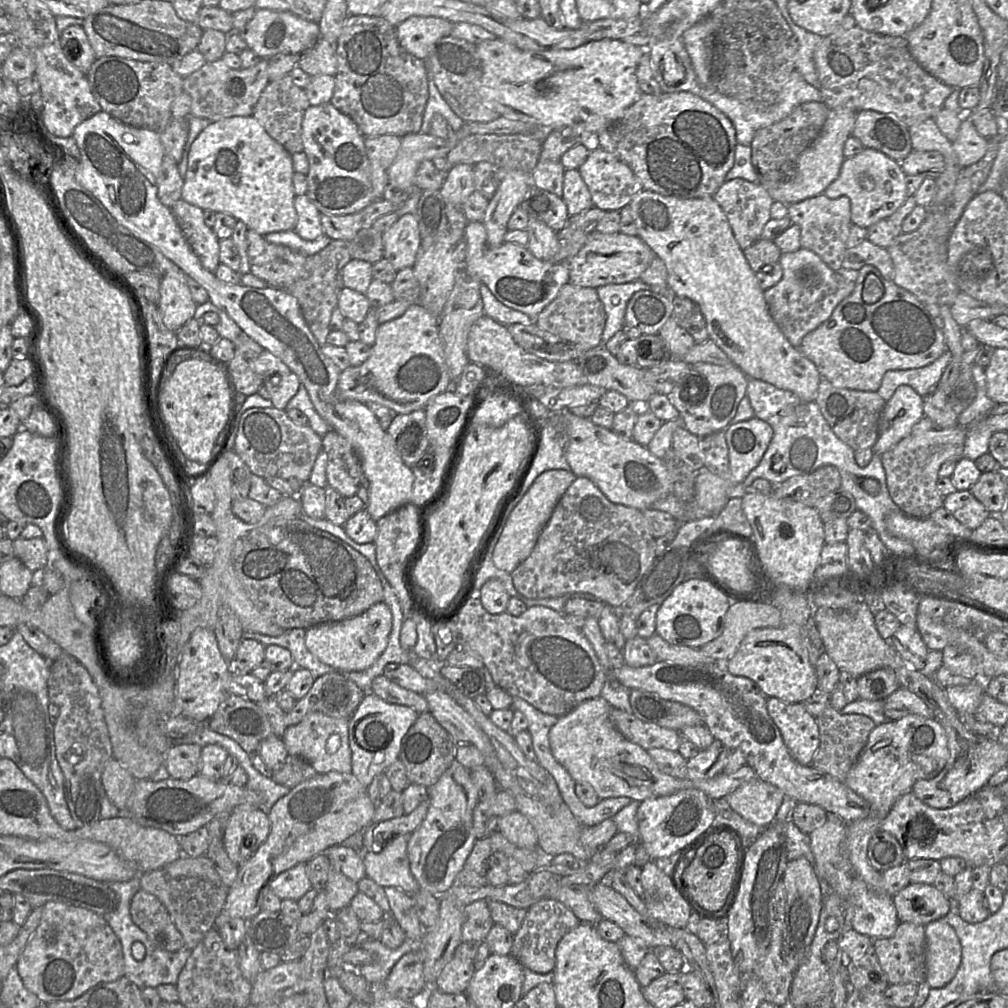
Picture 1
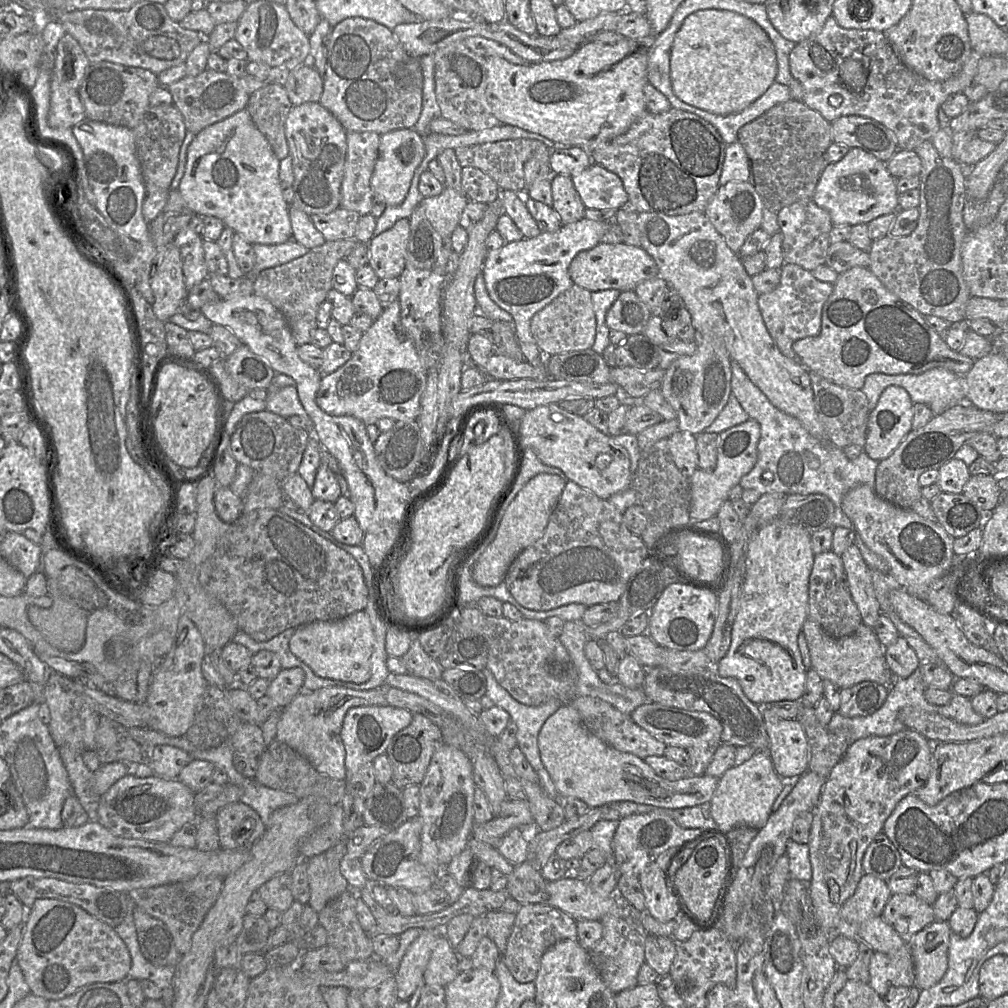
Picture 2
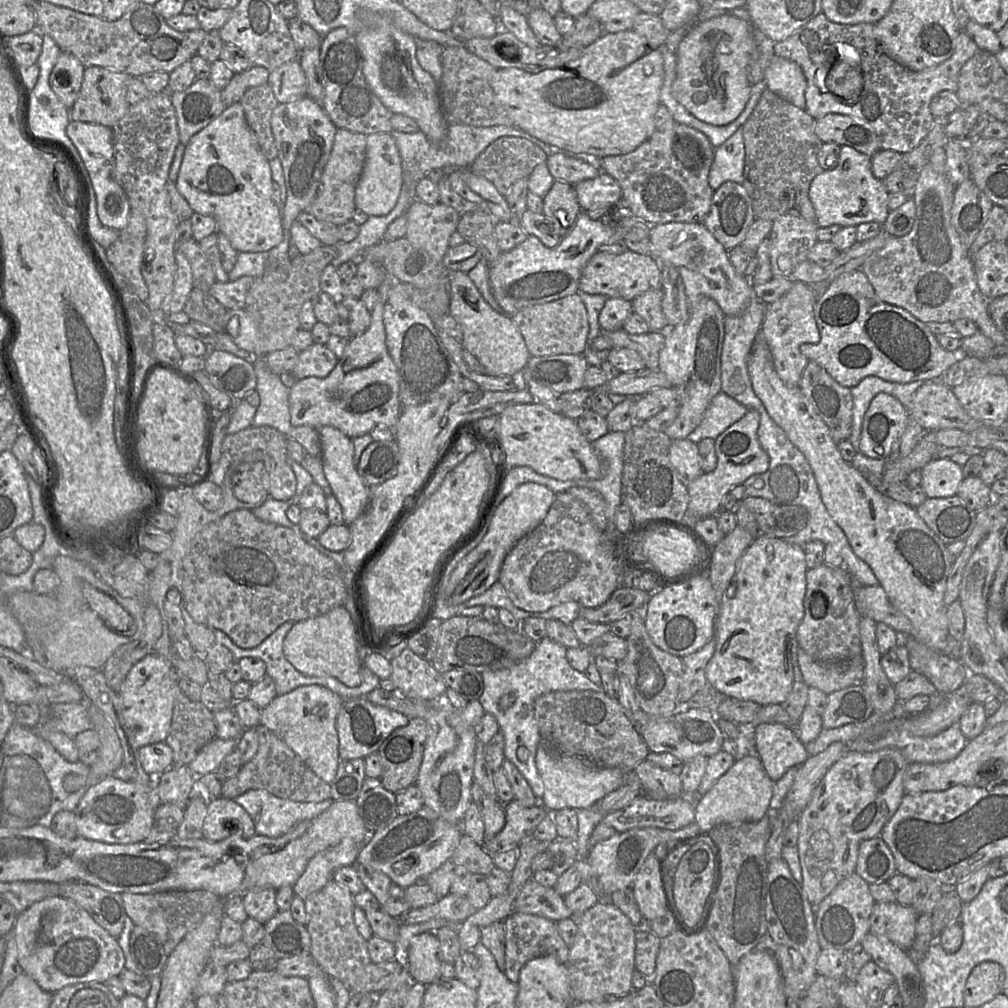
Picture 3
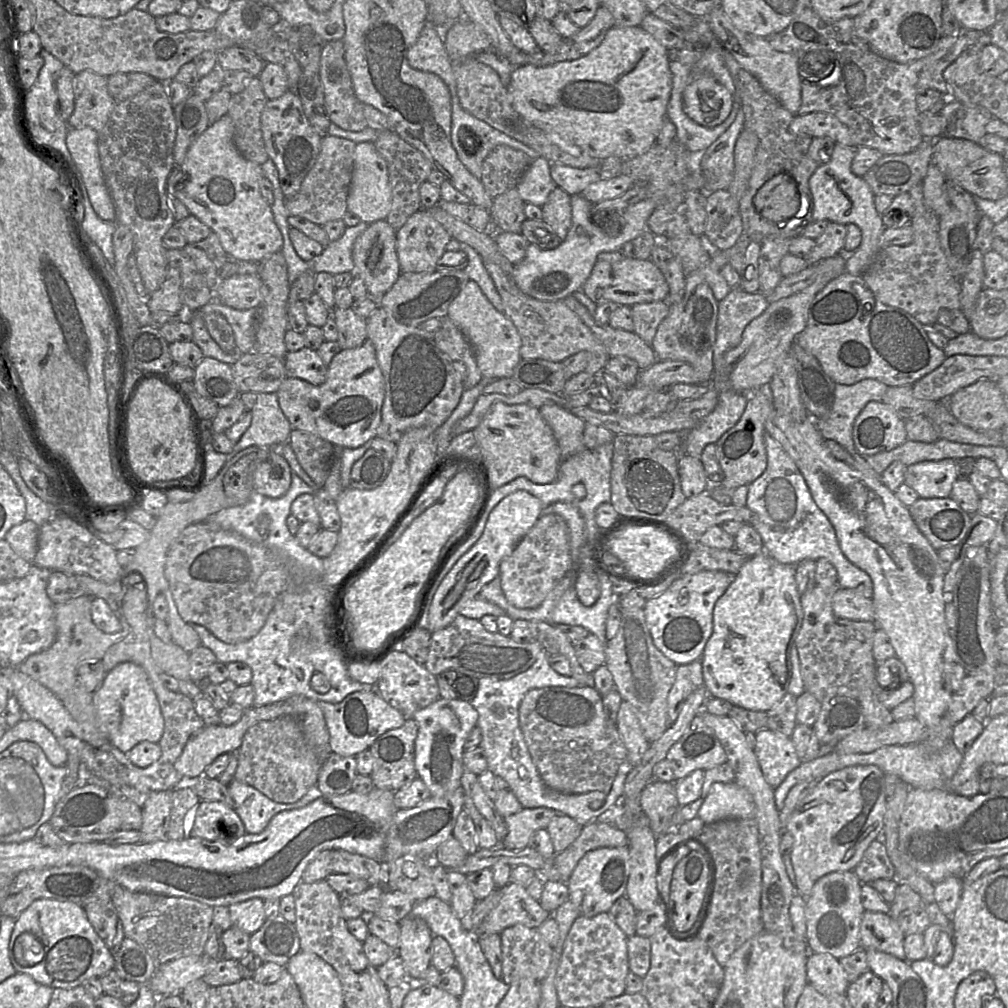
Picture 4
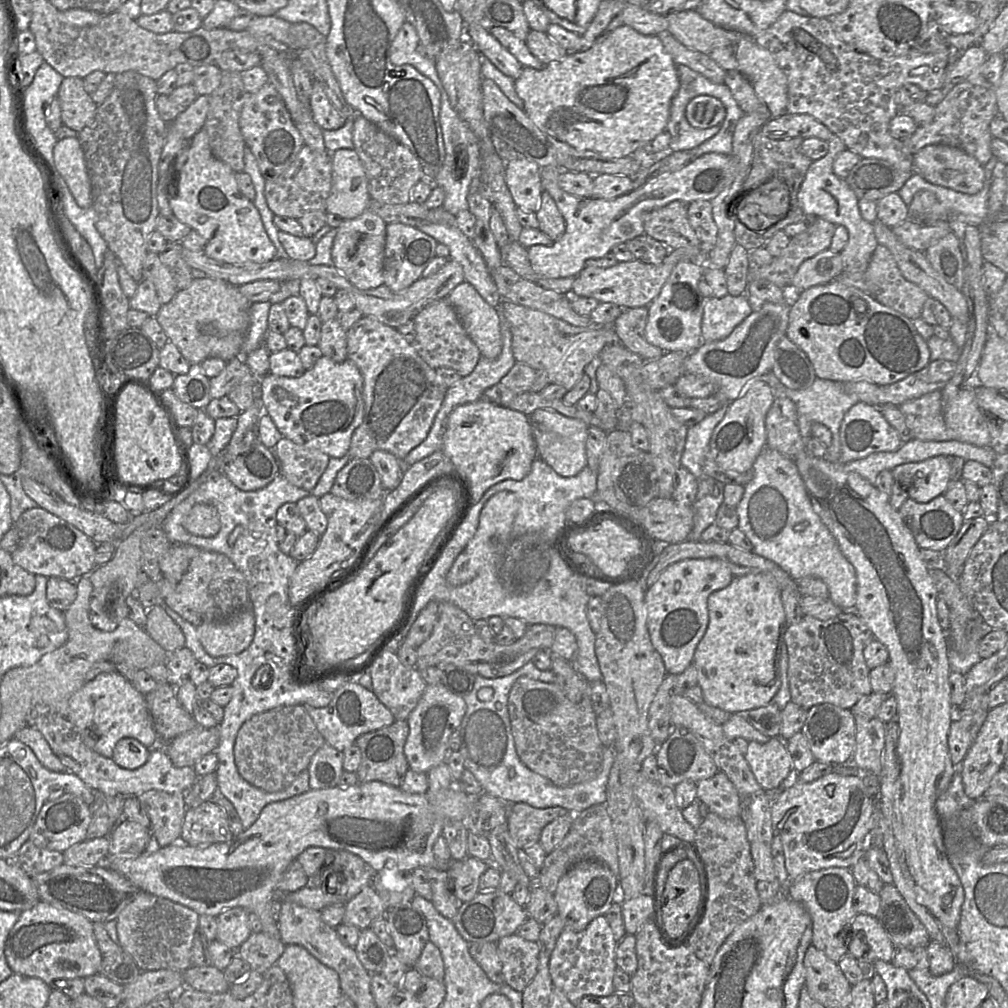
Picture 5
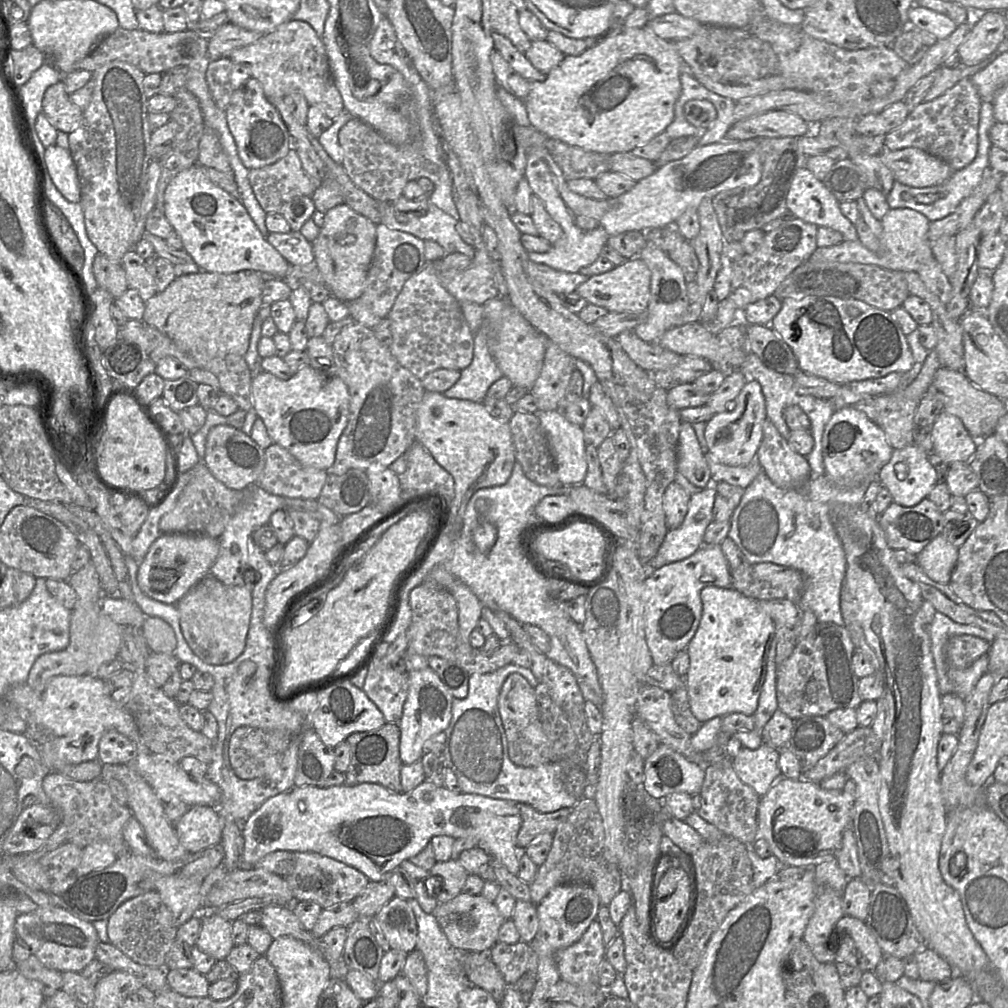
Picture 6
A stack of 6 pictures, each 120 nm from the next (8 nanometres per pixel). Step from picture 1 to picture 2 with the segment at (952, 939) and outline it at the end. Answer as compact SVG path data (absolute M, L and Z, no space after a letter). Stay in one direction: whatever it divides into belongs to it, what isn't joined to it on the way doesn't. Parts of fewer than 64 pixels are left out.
M934 921L916 933L909 944L915 970L915 985L920 990L935 986L948 968L948 950L951 930L946 921Z

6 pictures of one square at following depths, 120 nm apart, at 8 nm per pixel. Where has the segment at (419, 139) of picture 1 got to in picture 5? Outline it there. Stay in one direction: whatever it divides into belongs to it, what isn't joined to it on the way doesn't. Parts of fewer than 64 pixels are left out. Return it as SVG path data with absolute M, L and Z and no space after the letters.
M339 149L332 153L332 187L326 212L353 219L368 209L372 200L368 179L356 151Z

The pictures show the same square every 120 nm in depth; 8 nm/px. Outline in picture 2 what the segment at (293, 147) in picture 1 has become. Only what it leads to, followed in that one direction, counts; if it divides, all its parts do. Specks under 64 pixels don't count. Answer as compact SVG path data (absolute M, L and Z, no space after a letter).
M270 83L250 94L246 109L259 131L267 138L278 159L289 155L289 146L285 134L287 116L293 107L284 85Z

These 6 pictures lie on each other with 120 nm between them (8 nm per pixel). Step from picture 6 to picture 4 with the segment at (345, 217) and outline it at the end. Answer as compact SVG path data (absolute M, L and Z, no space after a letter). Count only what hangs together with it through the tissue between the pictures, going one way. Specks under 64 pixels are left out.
M385 220L369 224L356 239L352 257L355 264L352 273L363 279L368 296L375 301L380 300L402 274L396 251L396 231Z

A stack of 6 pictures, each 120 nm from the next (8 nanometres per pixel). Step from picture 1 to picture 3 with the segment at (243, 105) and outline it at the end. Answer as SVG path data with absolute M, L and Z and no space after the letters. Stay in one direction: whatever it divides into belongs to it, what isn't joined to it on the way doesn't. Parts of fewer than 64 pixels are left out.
M196 79L184 91L170 93L176 111L179 140L187 145L196 133L217 118L227 107L220 89L209 79Z

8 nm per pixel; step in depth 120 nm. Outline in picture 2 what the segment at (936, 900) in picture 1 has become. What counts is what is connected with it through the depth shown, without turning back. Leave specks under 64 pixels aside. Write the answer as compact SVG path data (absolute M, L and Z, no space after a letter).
M914 893L895 894L887 901L881 917L894 928L905 943L935 921L932 905Z

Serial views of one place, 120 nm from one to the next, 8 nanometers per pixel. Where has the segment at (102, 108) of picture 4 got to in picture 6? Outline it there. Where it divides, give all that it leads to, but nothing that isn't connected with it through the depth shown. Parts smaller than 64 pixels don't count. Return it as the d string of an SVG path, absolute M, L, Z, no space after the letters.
M62 80L46 89L41 113L57 131L69 134L77 129L83 111L70 101Z

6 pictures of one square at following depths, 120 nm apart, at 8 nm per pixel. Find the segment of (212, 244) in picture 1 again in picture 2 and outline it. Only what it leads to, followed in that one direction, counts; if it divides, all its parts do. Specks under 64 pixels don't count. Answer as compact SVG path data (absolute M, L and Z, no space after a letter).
M189 227L180 230L174 239L182 258L182 269L187 291L204 279L208 271L204 258L203 237Z

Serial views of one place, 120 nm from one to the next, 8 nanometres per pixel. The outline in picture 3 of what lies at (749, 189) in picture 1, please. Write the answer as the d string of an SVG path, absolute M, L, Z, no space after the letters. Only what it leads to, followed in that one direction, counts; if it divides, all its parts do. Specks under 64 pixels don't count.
M727 181L714 191L704 225L727 250L739 245L755 220L751 199L742 184Z

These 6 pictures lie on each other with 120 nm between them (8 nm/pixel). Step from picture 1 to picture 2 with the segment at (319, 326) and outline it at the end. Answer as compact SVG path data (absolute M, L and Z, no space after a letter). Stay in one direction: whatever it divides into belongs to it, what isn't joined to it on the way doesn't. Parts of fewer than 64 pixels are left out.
M355 238L325 241L299 258L261 271L254 279L253 294L267 299L283 315L298 346L310 343L313 331L318 328L316 315L319 306L332 289L333 270L357 244Z

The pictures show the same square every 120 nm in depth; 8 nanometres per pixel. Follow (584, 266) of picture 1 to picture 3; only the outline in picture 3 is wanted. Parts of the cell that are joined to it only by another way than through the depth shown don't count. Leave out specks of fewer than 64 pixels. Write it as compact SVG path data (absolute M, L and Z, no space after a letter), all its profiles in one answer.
M627 250L622 254L597 251L582 270L579 290L588 294L601 294L607 298L623 298L633 301L642 293L662 286L660 262L653 255Z

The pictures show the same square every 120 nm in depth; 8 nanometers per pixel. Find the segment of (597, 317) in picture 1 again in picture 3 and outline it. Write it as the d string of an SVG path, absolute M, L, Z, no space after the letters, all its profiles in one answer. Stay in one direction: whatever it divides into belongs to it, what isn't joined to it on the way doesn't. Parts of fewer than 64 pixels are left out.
M578 292L551 302L528 306L511 318L519 328L531 356L583 354L587 348L590 326L586 307Z

